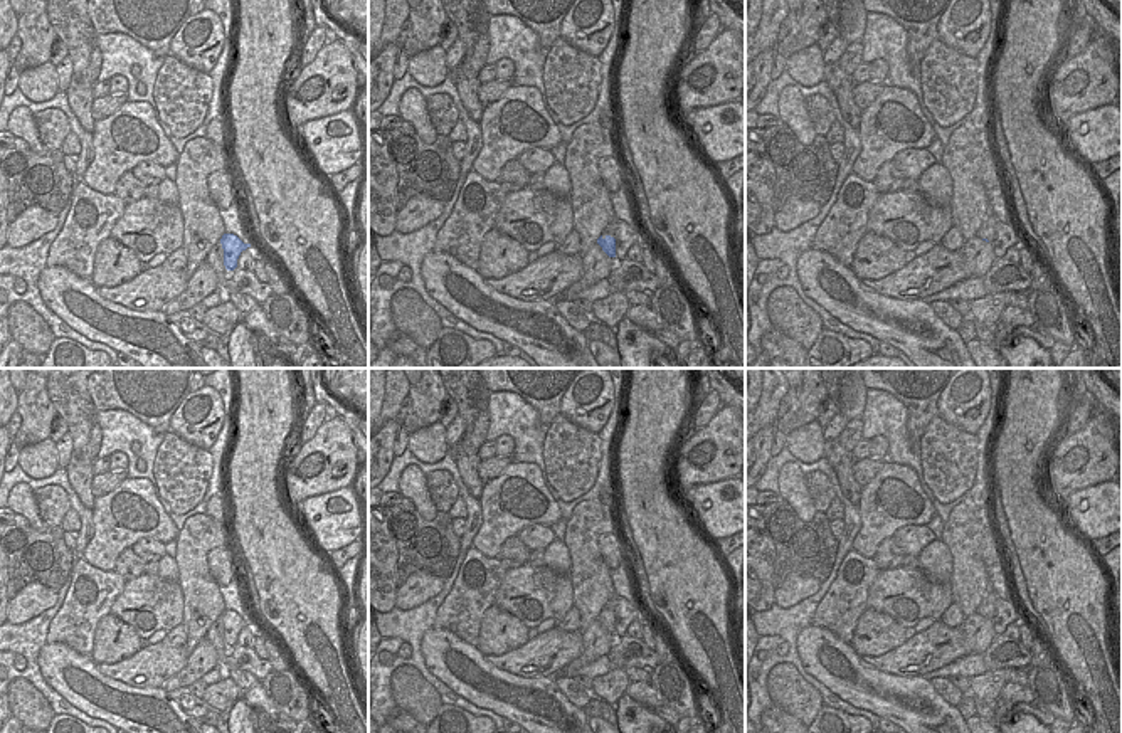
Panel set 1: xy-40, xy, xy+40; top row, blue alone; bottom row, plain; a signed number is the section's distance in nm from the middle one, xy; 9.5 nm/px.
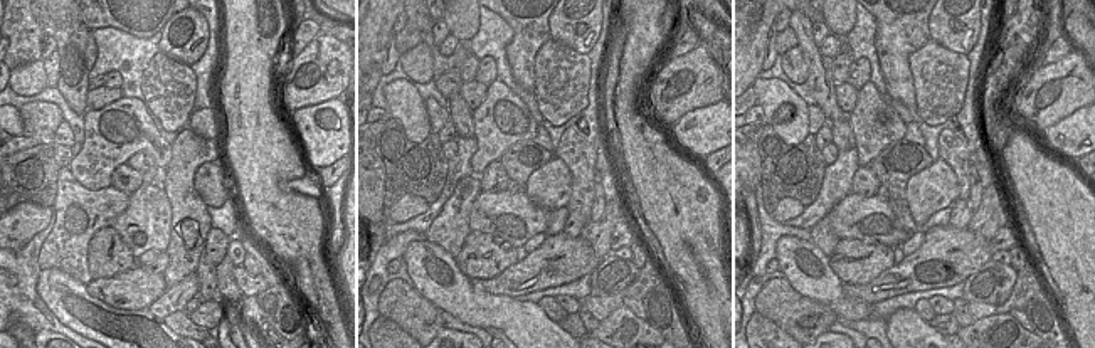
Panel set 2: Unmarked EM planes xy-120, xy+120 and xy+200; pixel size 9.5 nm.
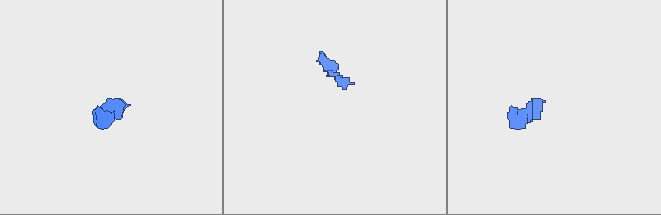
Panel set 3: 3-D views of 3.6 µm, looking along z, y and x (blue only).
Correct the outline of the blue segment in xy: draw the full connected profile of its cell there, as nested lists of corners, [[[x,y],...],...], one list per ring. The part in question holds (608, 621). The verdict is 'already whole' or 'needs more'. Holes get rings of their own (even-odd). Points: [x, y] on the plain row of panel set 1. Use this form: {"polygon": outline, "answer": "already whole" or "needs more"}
{"polygon": [[[619,595],[612,597],[609,600],[609,605],[614,609],[614,612],[599,614],[597,620],[602,624],[602,627],[614,634],[616,637],[622,637],[627,632],[627,627],[631,622],[644,620],[644,615],[639,609],[639,604],[636,600],[627,600]]], "answer": "needs more"}

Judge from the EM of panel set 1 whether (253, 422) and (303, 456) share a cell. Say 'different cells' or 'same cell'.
different cells

